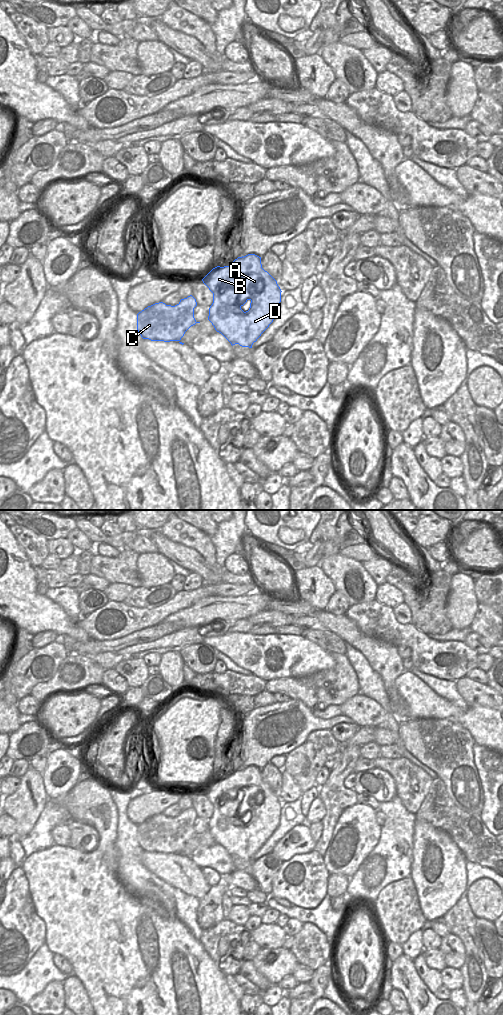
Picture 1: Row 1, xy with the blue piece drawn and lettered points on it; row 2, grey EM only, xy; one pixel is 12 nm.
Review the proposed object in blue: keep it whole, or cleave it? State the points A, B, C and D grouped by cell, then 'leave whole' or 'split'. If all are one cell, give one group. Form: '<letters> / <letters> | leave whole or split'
A / B C D | split

